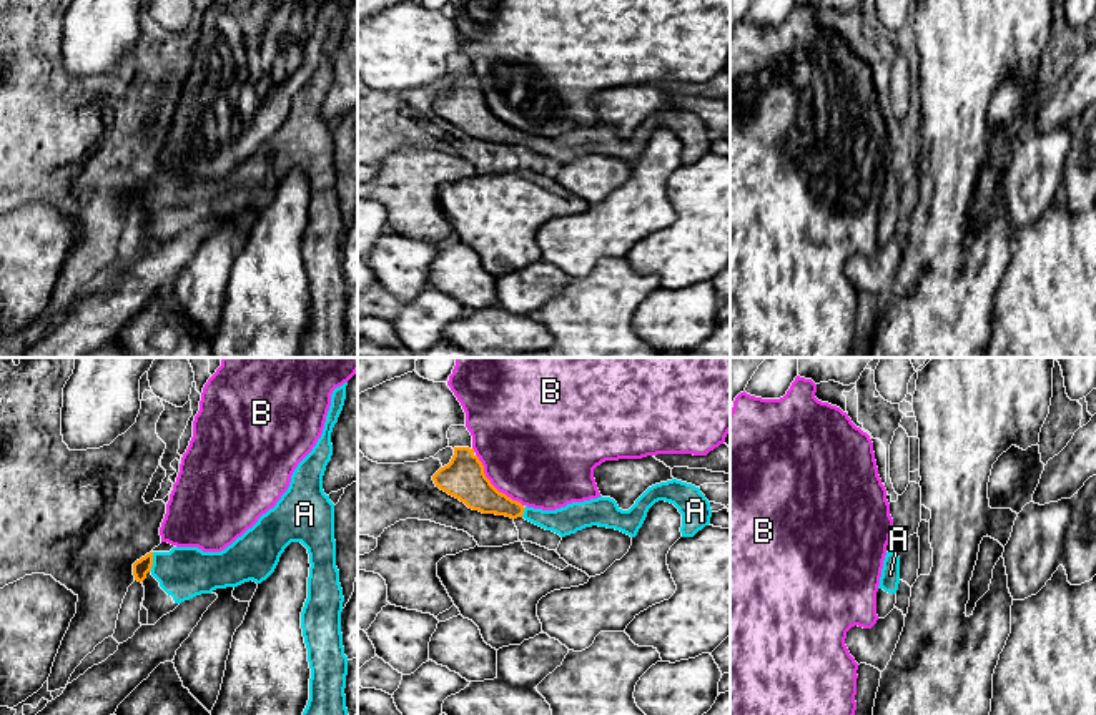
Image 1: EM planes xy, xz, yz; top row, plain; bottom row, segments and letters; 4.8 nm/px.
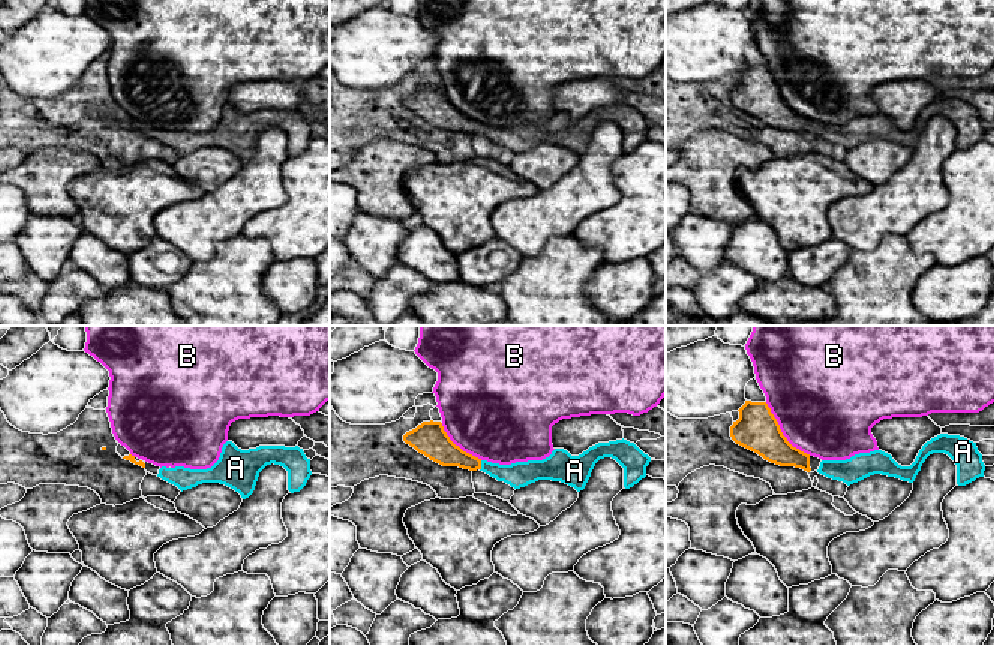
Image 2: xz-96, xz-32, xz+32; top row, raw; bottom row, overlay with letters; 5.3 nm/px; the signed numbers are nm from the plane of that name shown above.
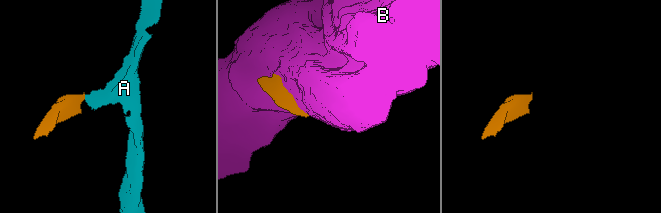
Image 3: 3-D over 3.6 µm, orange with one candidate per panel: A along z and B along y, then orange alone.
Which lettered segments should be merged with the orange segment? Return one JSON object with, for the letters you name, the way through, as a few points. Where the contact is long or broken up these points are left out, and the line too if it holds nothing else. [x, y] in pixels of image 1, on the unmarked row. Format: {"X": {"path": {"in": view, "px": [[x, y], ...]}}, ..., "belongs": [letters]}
{"A": {"path": {"in": "xy", "px": [[143, 193], [152, 190], [183, 200]]}}, "belongs": ["A"]}

